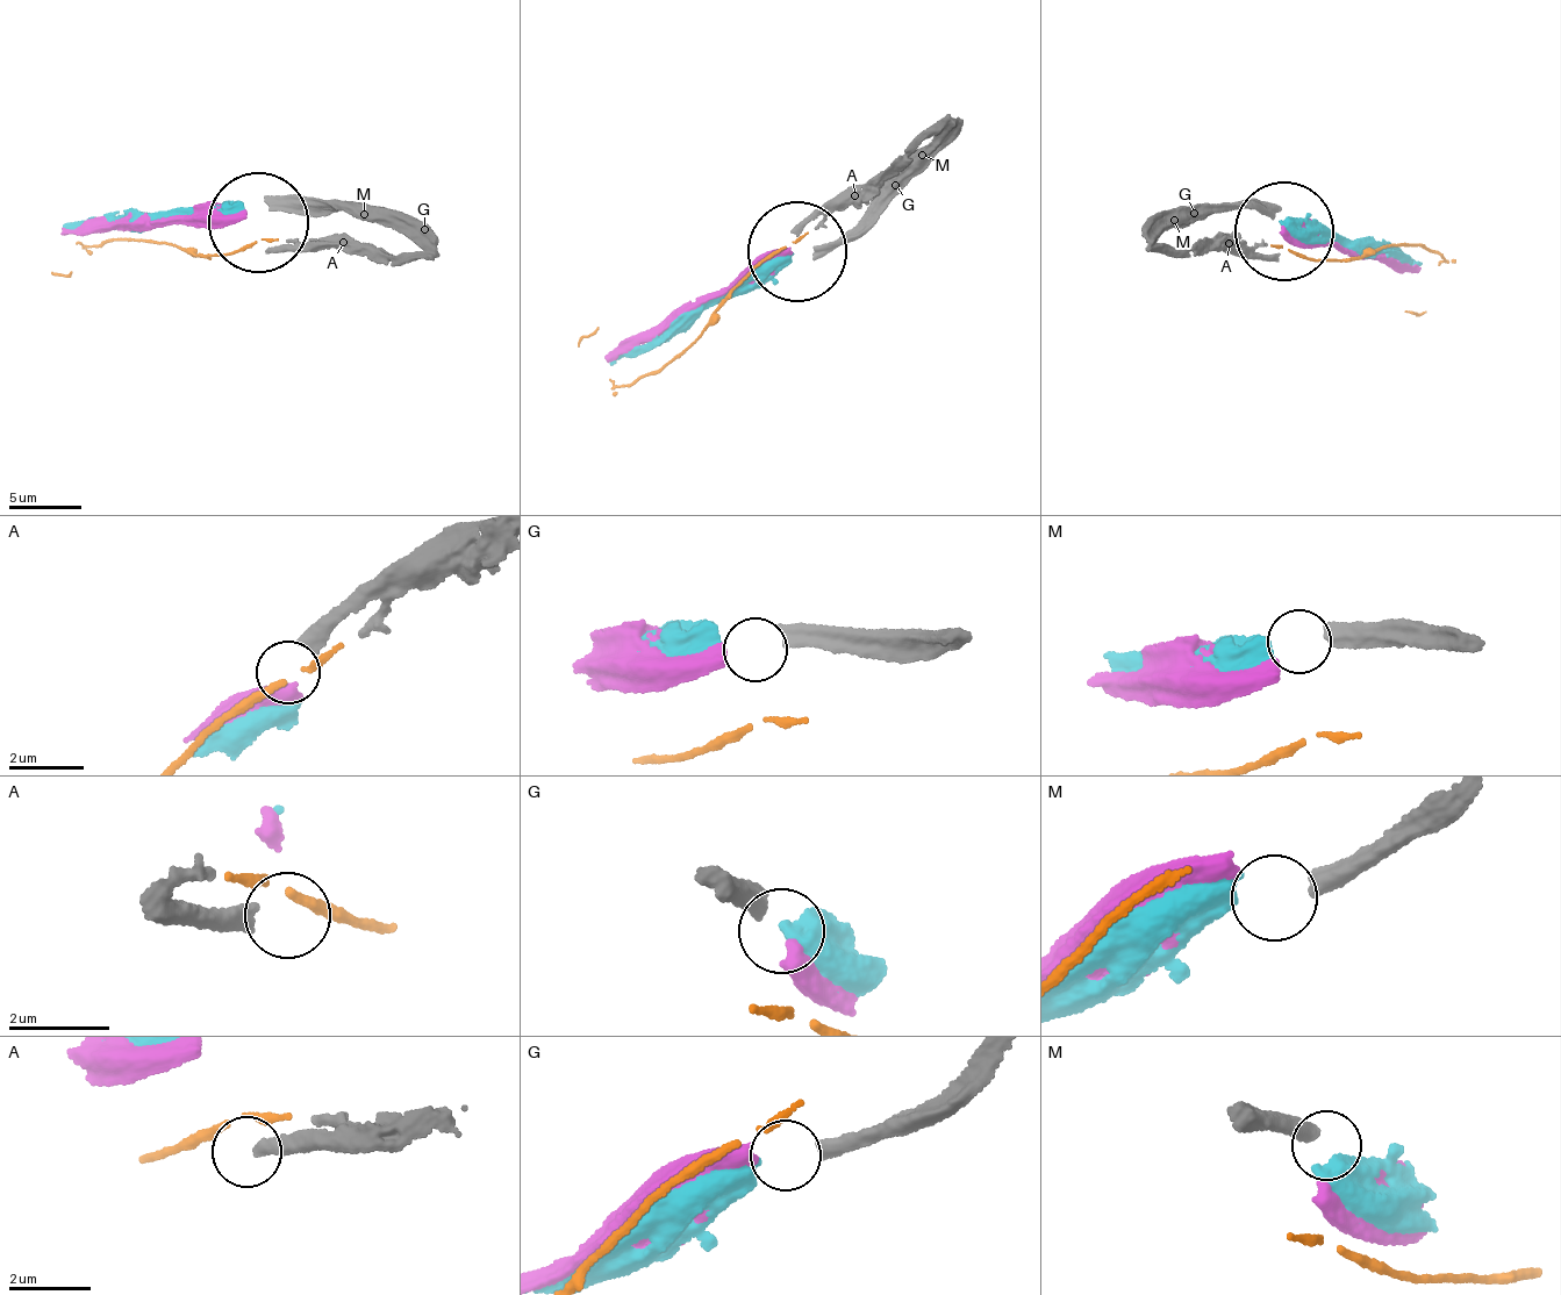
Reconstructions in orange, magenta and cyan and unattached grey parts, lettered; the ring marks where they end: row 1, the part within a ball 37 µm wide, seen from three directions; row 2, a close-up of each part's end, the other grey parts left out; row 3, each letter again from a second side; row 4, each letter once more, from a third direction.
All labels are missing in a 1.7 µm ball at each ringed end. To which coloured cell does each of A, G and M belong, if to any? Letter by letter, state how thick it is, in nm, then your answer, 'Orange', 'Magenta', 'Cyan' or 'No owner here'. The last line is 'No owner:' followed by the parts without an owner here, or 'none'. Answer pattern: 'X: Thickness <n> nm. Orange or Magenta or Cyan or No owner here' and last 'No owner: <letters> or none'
A: Thickness 360 nm. No owner here
G: Thickness 440 nm. Magenta
M: Thickness 460 nm. Cyan
No owner: A

